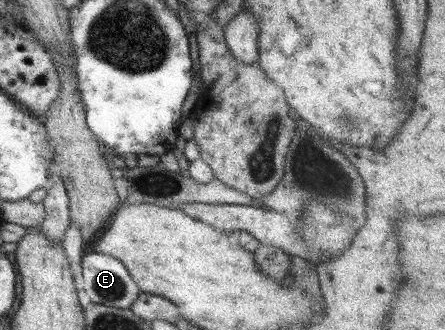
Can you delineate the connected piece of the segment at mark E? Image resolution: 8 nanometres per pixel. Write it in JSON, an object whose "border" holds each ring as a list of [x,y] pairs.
{"border":[[[85,250],[82,275],[92,303],[129,308],[141,292],[124,264],[111,255]]]}

